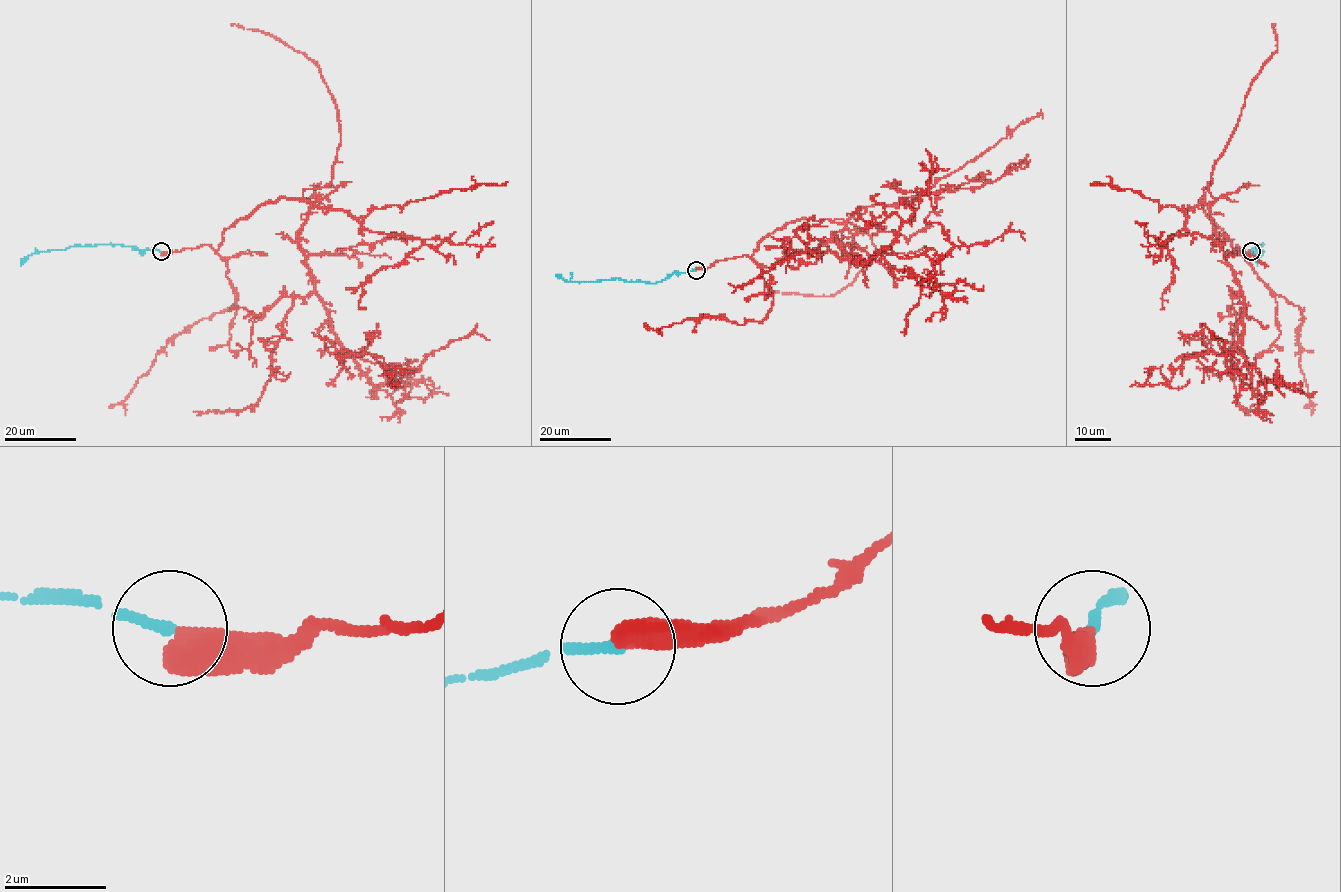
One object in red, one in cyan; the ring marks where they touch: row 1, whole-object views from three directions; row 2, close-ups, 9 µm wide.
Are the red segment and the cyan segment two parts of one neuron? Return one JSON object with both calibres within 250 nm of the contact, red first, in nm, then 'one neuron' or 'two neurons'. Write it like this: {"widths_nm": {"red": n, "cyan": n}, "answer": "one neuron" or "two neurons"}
{"widths_nm": {"red": 550, "cyan": 190}, "answer": "one neuron"}

